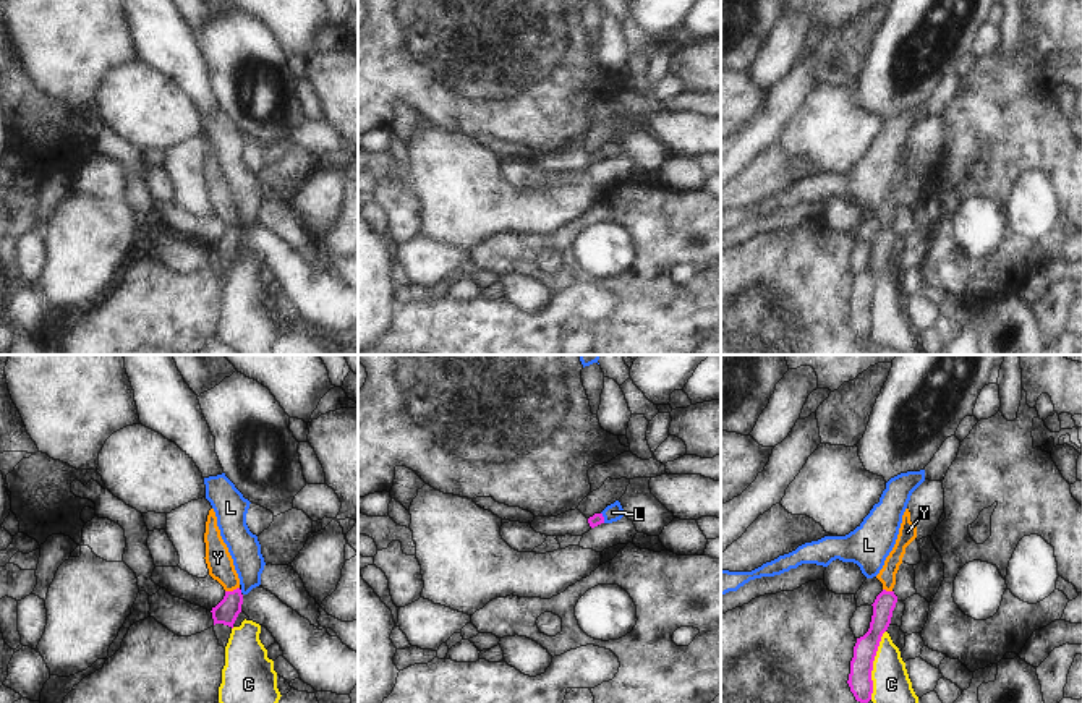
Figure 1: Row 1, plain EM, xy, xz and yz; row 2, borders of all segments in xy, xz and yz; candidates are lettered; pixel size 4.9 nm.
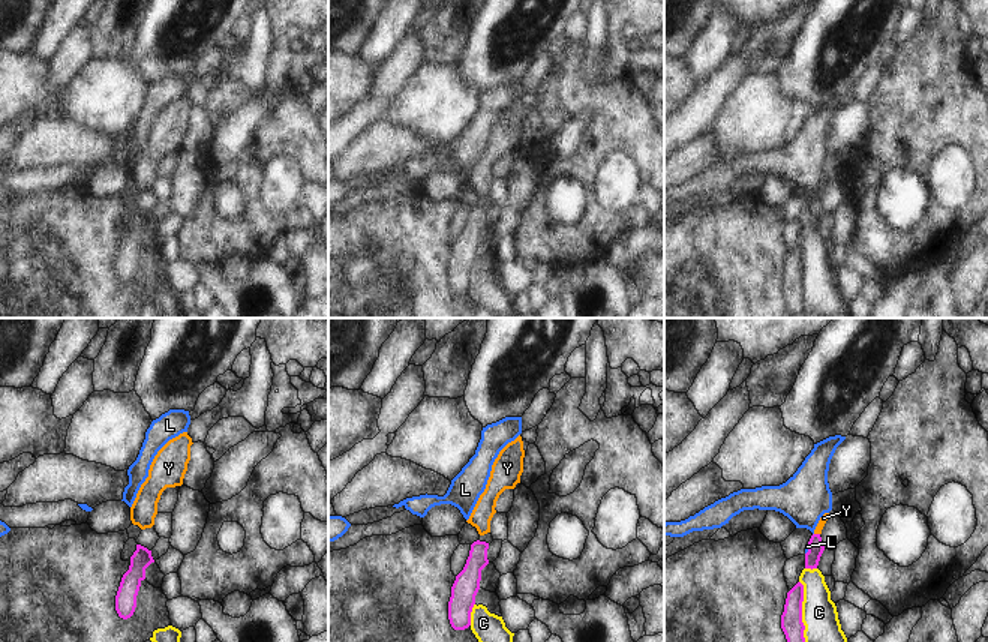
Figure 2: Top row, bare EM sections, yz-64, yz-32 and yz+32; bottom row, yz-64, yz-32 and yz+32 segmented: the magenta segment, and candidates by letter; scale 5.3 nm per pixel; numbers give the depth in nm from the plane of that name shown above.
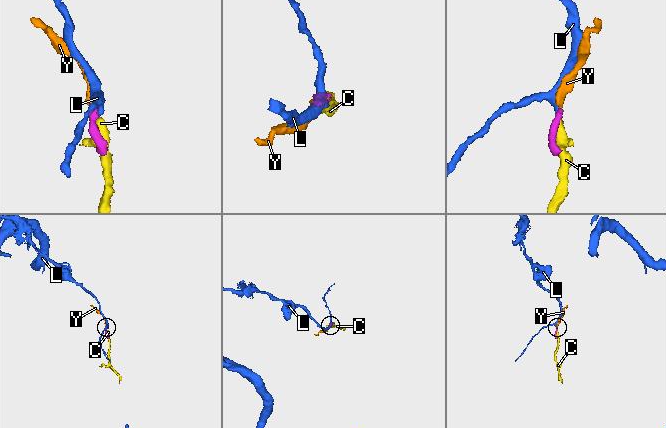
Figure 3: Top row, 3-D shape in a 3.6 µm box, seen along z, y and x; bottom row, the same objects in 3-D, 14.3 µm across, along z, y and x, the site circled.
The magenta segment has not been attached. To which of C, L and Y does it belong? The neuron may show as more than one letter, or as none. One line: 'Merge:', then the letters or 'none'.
Merge: Y

